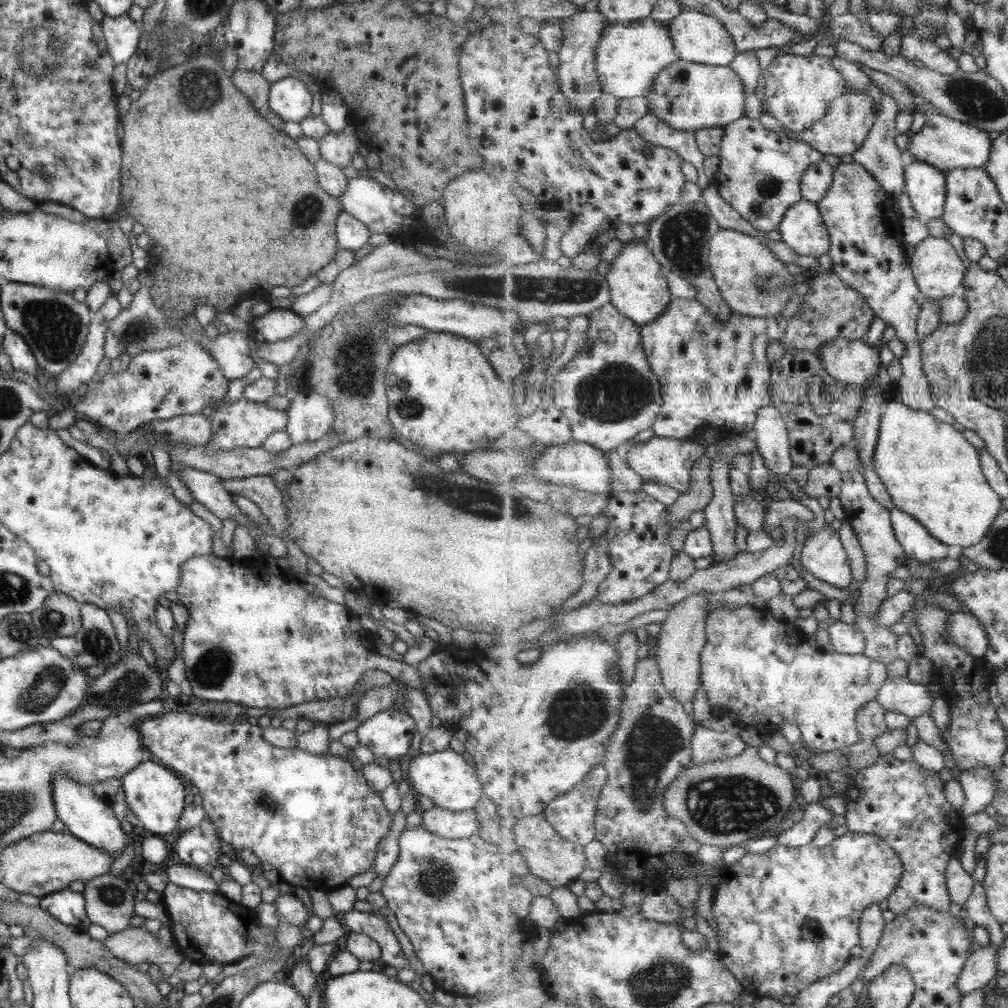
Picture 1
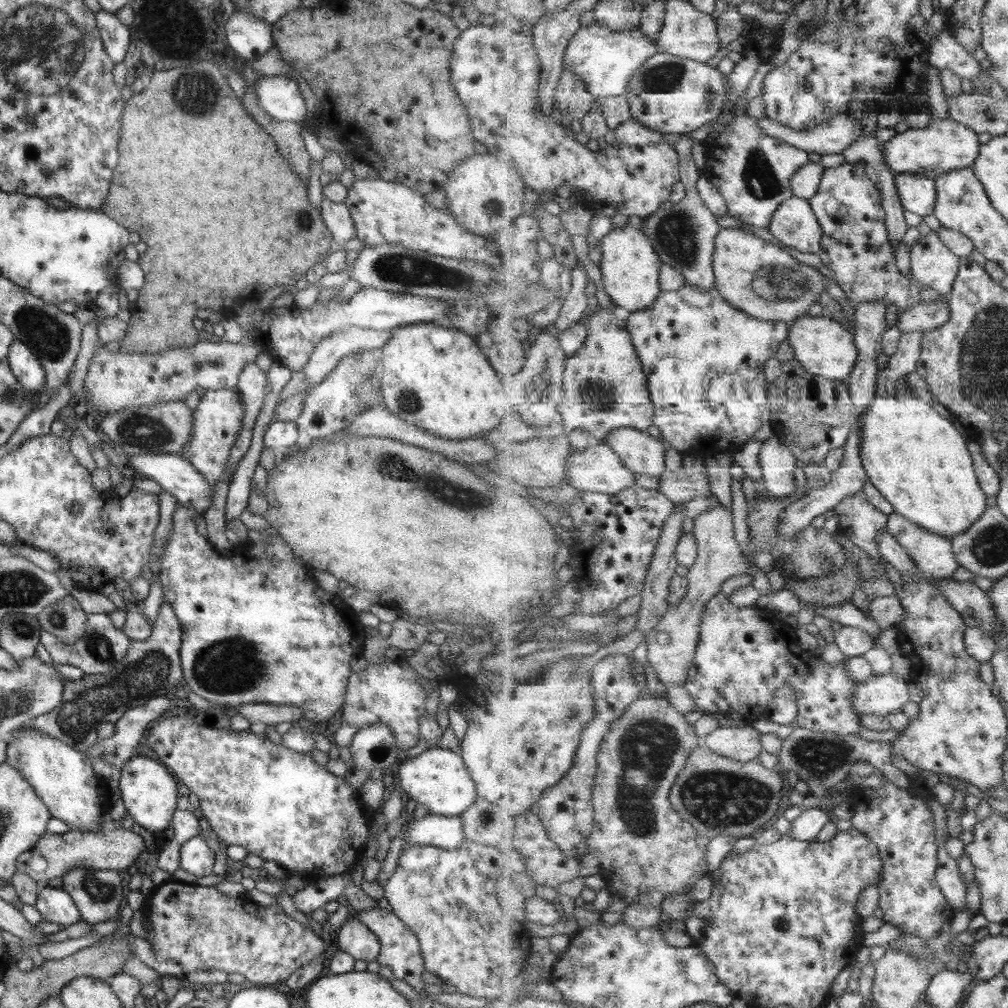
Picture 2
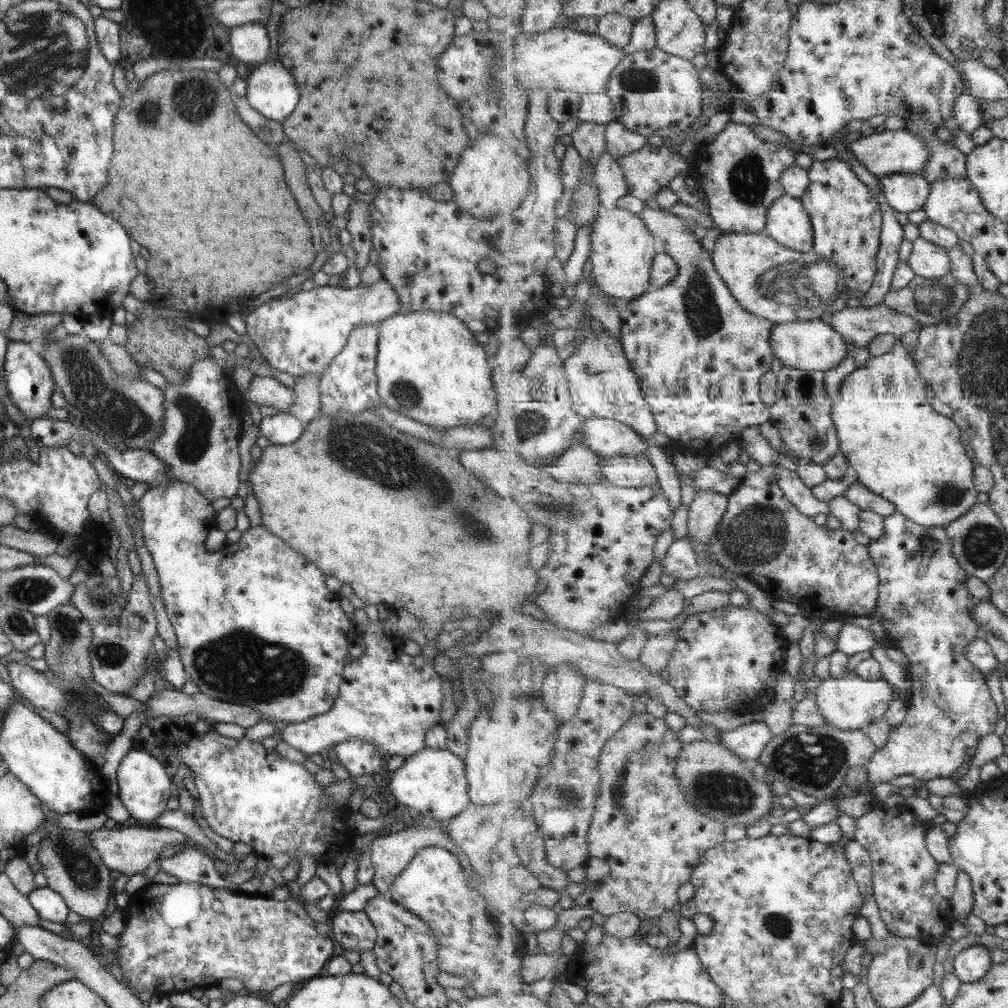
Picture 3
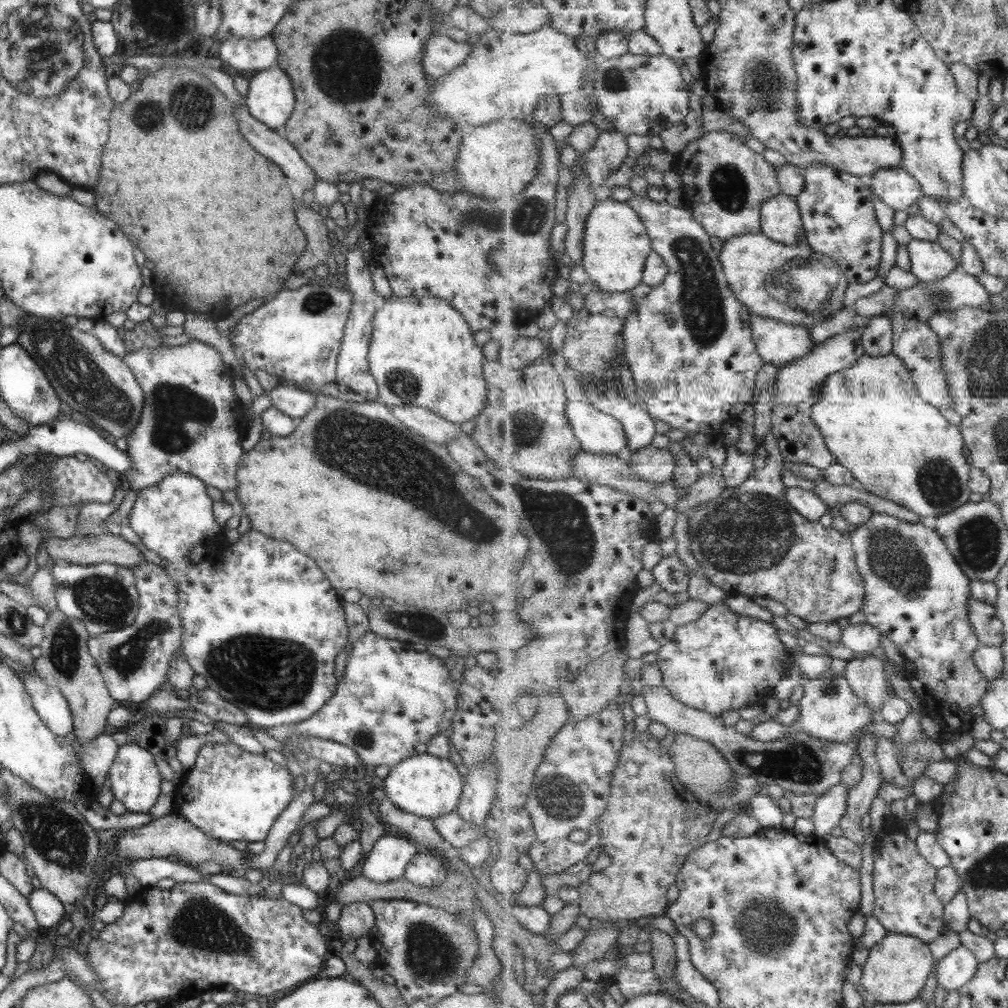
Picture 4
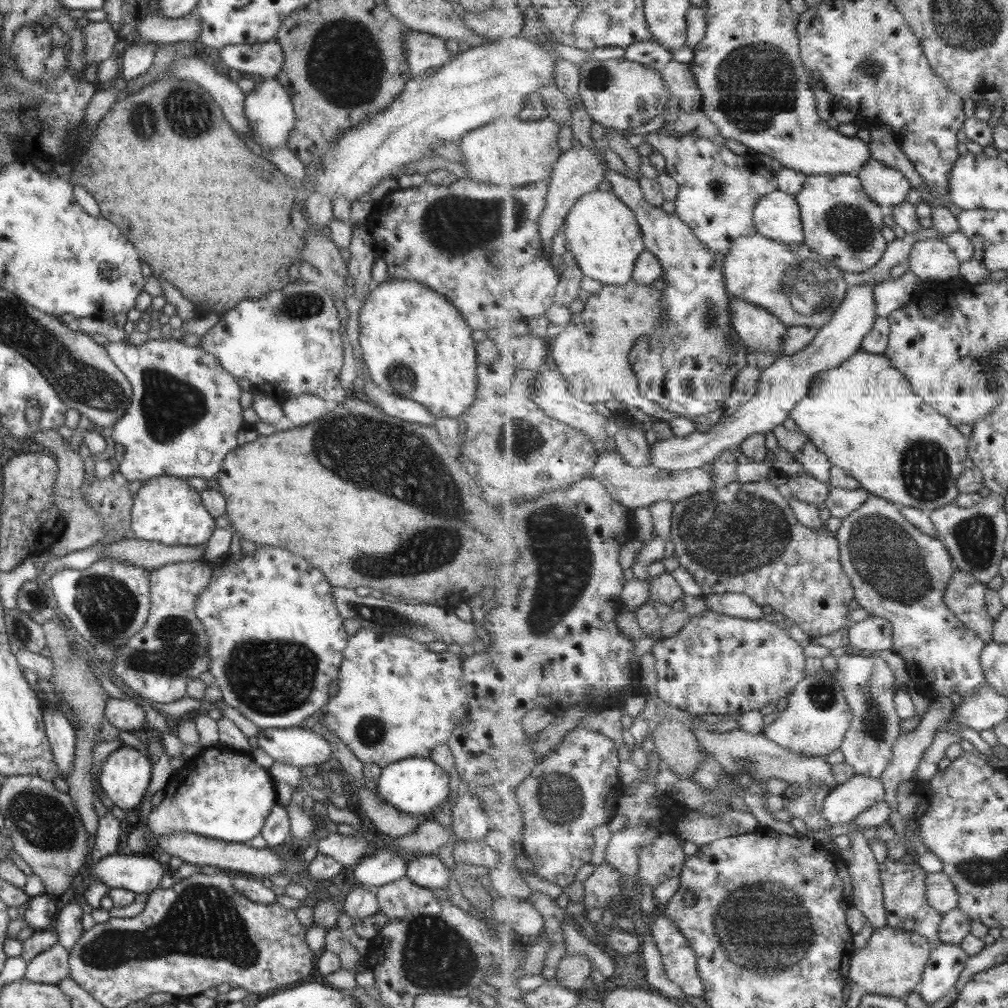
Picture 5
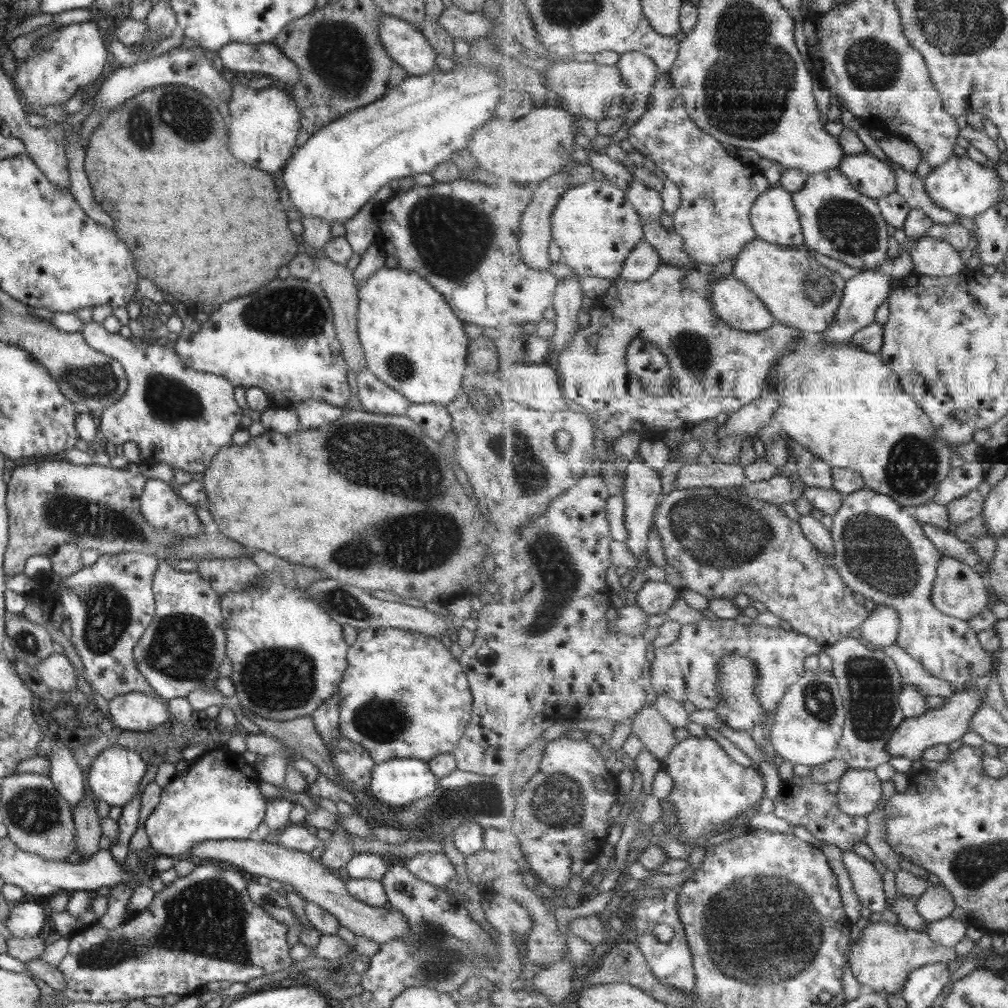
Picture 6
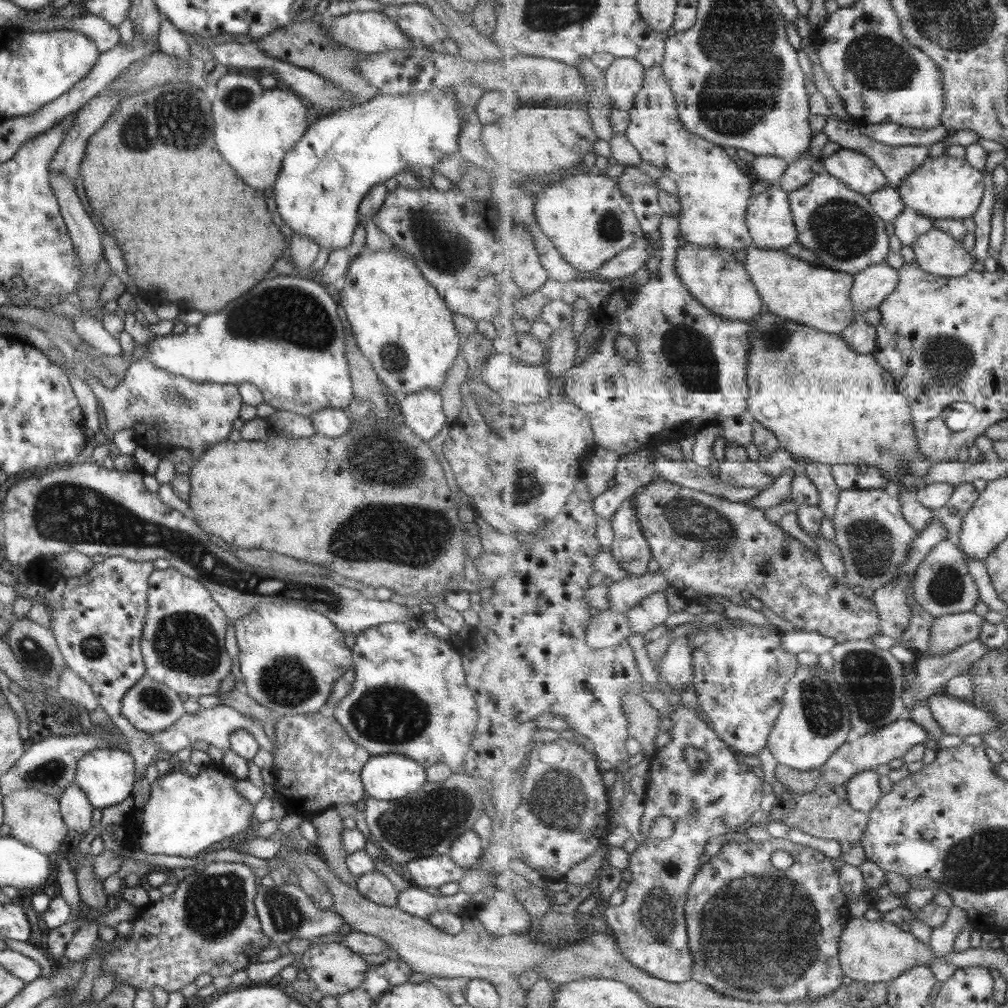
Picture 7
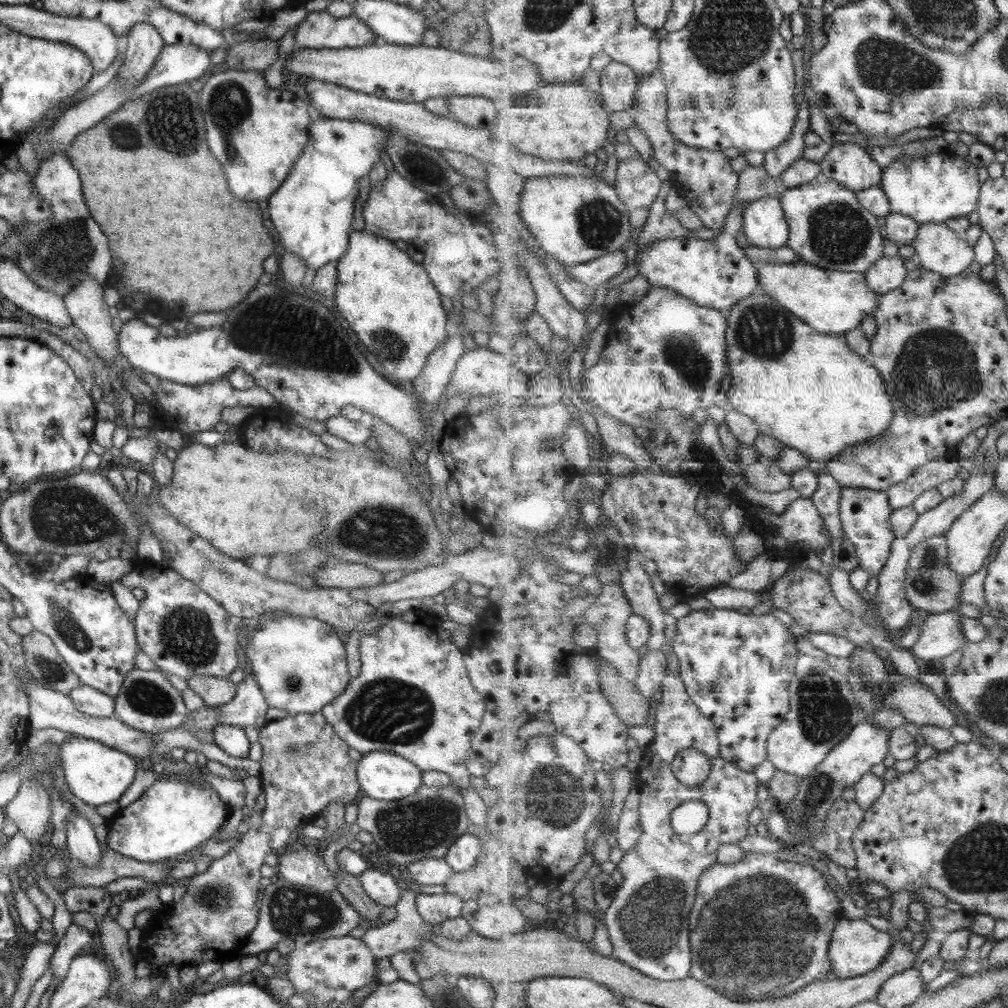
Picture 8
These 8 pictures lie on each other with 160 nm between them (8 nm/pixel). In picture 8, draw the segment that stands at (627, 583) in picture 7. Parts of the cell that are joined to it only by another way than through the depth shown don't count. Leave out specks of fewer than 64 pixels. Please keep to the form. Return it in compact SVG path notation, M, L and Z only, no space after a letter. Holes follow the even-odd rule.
M621 582L602 586L602 592L597 597L597 602L585 612L583 621L595 627L598 642L596 651L603 659L607 659L628 680L635 681L639 678L640 664L639 652L628 643L626 633L627 623L633 613L633 603L629 603Z

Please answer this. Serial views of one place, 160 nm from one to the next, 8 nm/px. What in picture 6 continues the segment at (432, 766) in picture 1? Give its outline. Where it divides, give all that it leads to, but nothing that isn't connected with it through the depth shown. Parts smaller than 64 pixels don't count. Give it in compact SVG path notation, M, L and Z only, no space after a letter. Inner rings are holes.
M397 758L374 764L366 788L371 798L390 808L426 797L436 785L428 764L414 758Z

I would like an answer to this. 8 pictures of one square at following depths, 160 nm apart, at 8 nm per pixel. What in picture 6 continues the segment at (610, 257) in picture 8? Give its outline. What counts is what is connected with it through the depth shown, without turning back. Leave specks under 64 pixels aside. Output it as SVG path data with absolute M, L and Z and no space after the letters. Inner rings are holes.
M644 238L625 259L625 264L621 269L621 277L632 281L647 280L653 276L654 272L657 272L661 263L661 255L655 250L655 247Z

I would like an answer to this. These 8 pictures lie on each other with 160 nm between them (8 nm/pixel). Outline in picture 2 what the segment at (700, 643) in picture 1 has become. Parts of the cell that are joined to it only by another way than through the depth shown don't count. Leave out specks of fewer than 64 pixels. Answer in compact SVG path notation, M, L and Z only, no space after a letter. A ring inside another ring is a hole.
M718 502L716 506L696 516L694 521L692 533L697 536L700 549L695 564L686 575L689 580L688 593L679 605L669 606L665 617L649 633L646 640L648 662L665 689L671 686L685 686L687 678L690 677L690 666L700 643L703 614L707 602L721 592L721 584L733 576L744 574L754 577L759 572L759 568L751 566L747 558L741 554L739 542L735 538L733 512L729 507Z

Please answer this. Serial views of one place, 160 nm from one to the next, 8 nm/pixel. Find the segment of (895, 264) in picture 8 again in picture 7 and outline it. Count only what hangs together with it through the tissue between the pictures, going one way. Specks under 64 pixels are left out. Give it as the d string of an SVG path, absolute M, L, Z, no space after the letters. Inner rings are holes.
M888 263L868 266L860 273L854 274L852 304L857 317L862 312L878 306L898 287L899 271Z

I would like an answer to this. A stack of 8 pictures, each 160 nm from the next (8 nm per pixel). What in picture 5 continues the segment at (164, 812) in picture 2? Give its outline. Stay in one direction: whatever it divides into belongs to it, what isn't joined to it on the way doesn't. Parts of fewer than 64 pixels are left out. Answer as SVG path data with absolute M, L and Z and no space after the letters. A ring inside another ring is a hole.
M122 745L101 762L98 784L121 810L137 808L149 784L151 761L134 747Z

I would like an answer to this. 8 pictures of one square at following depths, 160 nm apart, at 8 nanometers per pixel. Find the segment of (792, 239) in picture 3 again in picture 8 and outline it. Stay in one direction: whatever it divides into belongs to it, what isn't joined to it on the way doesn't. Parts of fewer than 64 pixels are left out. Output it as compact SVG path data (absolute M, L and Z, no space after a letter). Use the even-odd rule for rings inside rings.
M761 198L745 210L744 232L749 243L765 248L788 244L790 226L779 198Z

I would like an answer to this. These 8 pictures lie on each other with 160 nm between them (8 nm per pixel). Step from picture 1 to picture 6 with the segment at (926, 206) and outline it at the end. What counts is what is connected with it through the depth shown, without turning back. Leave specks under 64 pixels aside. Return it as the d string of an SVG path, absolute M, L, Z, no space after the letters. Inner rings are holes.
M867 153L848 155L838 169L849 177L853 186L869 198L879 200L897 192L897 177L889 163Z

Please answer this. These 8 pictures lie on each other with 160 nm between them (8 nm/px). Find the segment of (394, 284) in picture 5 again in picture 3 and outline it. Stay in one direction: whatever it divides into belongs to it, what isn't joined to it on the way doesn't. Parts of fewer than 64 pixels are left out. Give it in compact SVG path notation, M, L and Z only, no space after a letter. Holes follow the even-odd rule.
M432 310L415 311L395 314L380 320L377 324L377 354L375 357L374 373L376 376L376 393L379 400L387 408L395 410L403 416L412 418L423 425L435 429L446 429L452 426L475 425L487 422L496 408L496 396L490 379L491 367L486 363L486 353L482 345L482 338L474 335L456 316L449 313L438 313Z

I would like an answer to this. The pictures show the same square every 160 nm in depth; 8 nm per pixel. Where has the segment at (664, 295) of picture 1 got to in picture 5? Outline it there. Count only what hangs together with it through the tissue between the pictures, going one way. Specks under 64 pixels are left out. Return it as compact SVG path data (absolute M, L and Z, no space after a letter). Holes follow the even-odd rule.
M613 190L596 191L581 196L566 216L566 247L574 252L584 276L599 280L604 285L624 285L633 280L635 263L646 250L644 231L633 210Z

